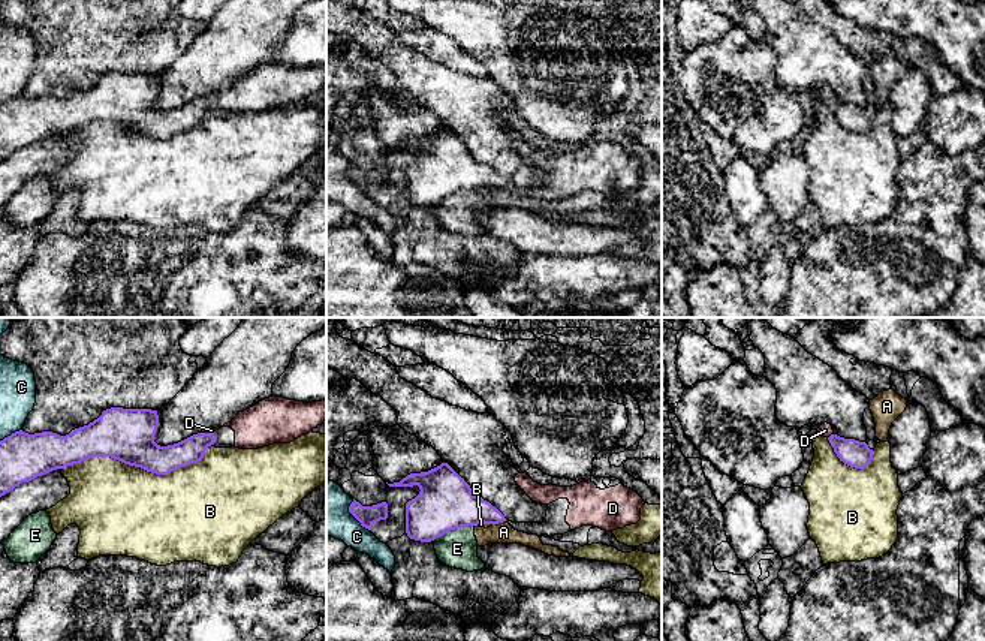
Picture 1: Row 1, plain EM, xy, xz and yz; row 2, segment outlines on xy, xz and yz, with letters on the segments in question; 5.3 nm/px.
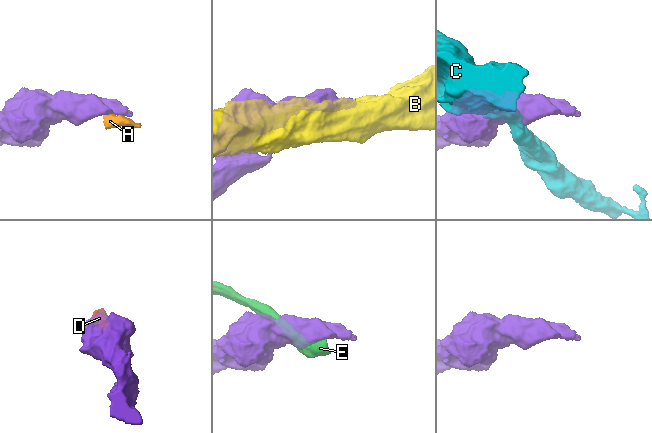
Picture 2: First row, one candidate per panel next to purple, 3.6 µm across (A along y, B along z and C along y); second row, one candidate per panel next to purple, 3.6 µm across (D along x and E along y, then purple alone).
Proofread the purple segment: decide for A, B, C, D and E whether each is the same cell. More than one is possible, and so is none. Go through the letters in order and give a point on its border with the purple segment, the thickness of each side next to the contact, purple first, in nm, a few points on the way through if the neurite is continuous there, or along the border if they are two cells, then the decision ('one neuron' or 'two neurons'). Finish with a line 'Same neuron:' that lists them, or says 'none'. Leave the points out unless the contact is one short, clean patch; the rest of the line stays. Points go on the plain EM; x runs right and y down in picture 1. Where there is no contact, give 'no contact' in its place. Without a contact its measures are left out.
A: xz (499, 186) | 240/110 nm | along xz (505, 184), (493, 189) | two neurons
B: xy (139, 131) | 280/480 nm | two neurons
C: xz (352, 178) | 110/240 nm | two neurons
D: yz (830, 101) | 150/70 nm | across yz (857, 119), (843, 113), (830, 101), (825, 95) | one neuron
E: xz (452, 193) | 300/200 nm | two neurons
Same neuron: D

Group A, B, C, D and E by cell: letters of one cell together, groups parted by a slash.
A E / B / C / D

